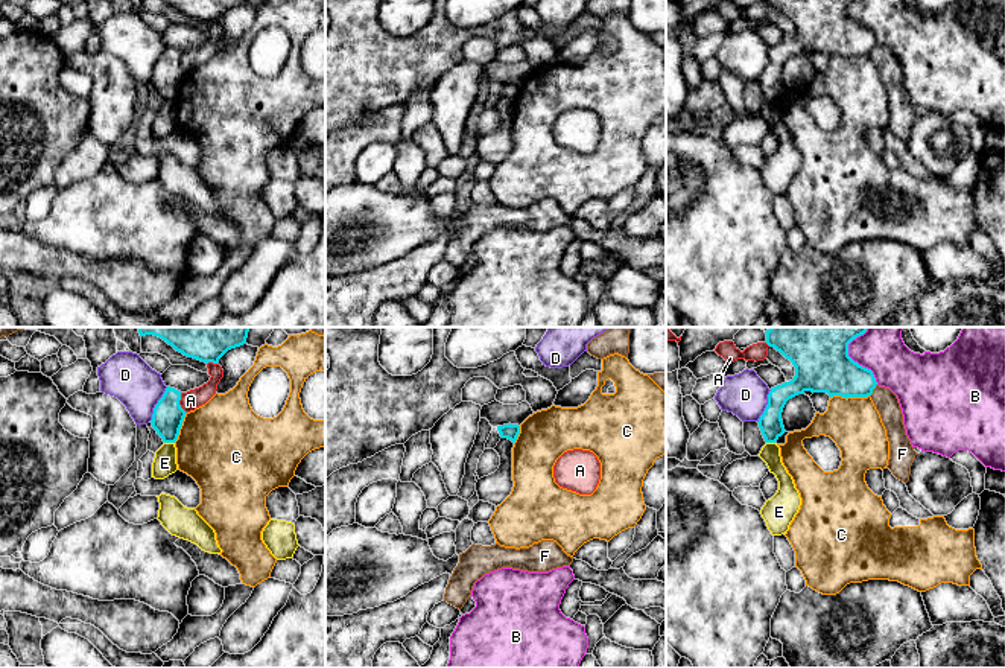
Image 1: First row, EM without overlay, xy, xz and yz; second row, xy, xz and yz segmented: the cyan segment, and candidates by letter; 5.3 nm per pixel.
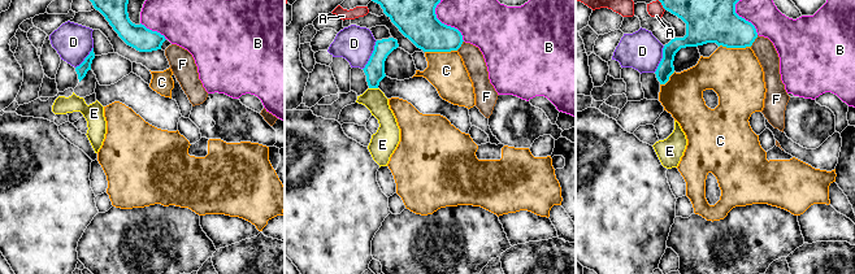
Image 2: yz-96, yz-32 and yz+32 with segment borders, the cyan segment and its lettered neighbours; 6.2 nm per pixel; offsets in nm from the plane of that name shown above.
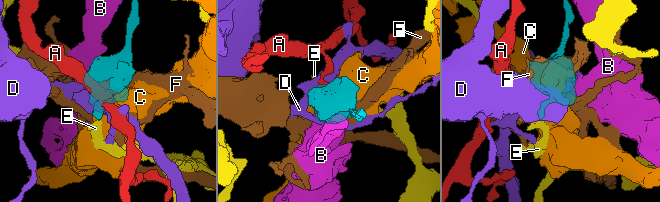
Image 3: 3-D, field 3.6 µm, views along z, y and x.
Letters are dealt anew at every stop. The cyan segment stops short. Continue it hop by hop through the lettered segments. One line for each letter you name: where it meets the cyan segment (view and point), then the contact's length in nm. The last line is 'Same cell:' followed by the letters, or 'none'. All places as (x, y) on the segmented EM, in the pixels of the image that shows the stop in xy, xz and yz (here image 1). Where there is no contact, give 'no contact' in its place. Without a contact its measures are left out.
Same cell: none

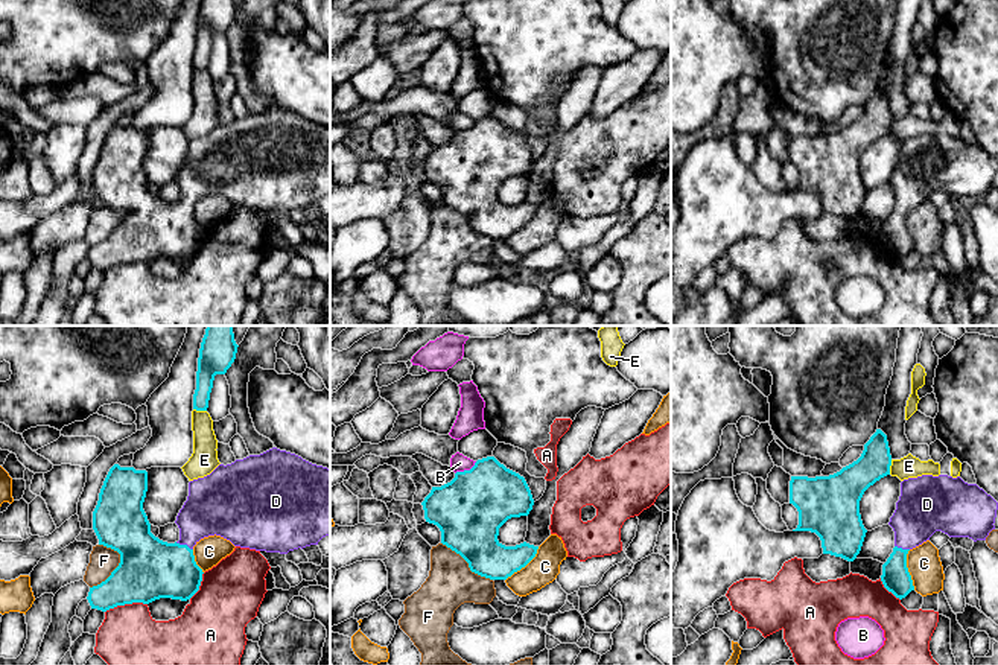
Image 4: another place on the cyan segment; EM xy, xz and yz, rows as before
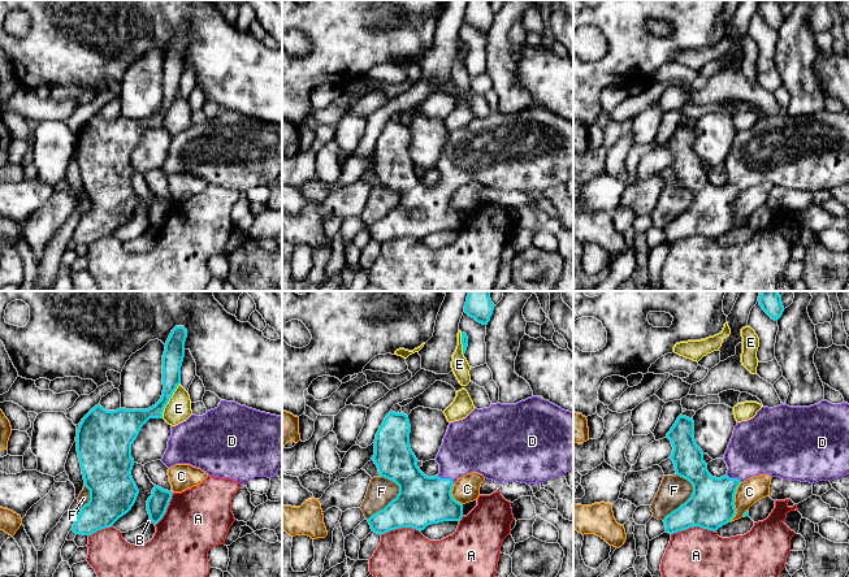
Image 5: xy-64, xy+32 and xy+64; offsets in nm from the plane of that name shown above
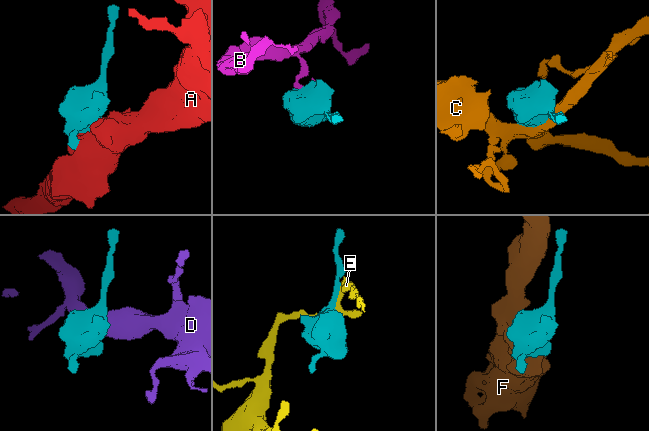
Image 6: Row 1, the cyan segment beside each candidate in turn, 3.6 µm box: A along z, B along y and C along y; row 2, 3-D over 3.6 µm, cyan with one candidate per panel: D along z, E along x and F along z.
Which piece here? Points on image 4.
D: xy (184, 545) | 100 nm
Same cell: D

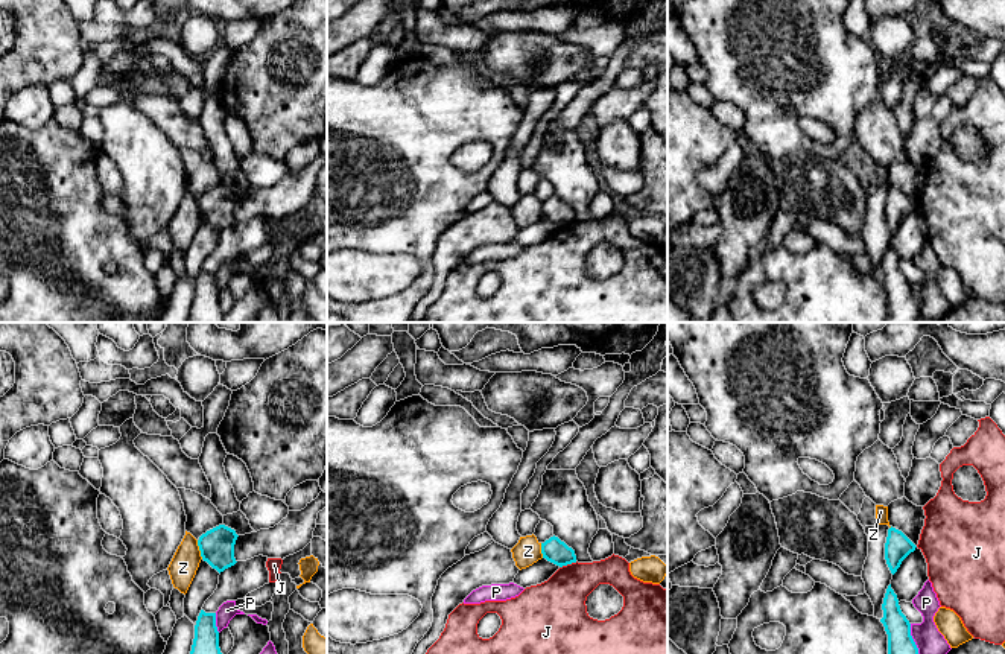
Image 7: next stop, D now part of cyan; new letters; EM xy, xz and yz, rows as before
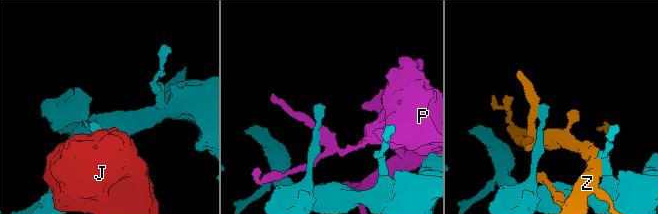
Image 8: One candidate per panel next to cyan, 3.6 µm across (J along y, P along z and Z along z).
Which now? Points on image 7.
Same cell: none

